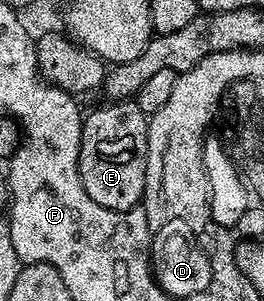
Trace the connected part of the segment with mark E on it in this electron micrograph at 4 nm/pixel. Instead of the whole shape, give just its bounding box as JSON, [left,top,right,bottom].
[79,101,149,211]

